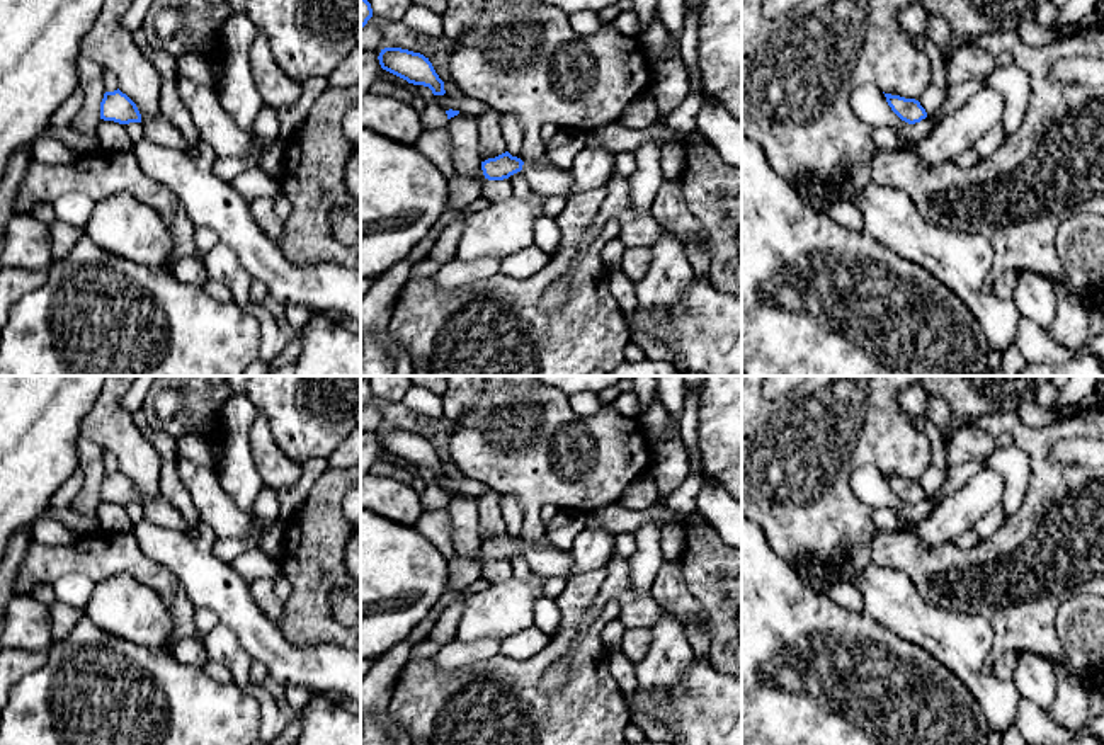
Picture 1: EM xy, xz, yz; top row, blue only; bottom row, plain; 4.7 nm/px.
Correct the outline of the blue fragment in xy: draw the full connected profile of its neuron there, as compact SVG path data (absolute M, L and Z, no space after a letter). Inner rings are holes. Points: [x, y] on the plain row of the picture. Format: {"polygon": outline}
{"polygon": "M117 469L104 475L100 483L100 500L129 505L141 503L141 495L136 485Z"}

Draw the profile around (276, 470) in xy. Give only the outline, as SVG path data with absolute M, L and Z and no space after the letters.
M257 412L250 427L250 454L264 485L272 490L296 483L301 475L301 464L286 458L276 446L262 412Z

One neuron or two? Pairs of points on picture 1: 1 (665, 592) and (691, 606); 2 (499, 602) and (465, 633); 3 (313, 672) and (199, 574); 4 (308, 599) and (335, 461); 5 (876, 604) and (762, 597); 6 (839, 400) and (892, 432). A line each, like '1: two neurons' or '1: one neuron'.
1: one neuron
2: one neuron
3: one neuron
4: two neurons
5: two neurons
6: one neuron

